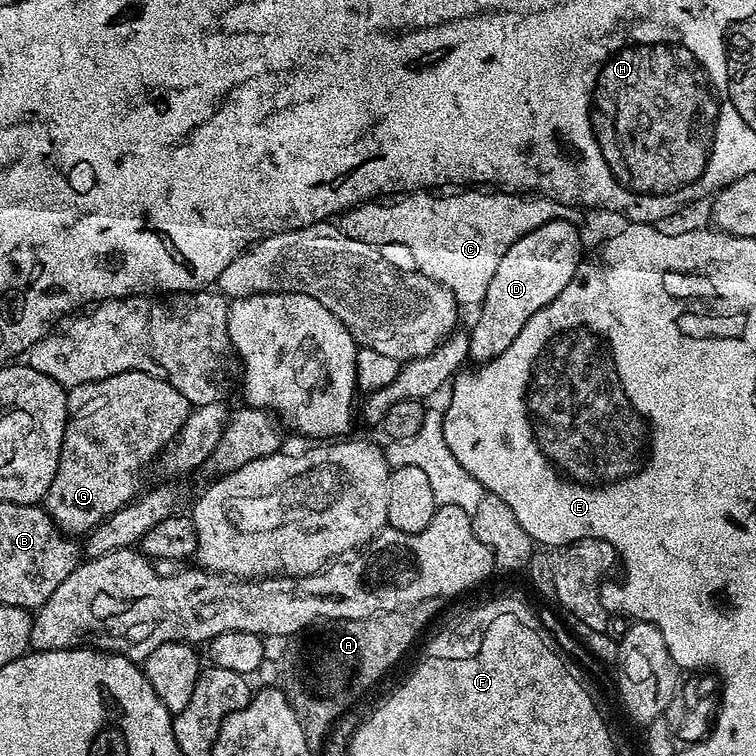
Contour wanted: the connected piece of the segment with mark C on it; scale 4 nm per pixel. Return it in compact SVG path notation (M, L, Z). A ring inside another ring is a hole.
M420 190L415 194L405 195L408 196L405 200L396 200L393 204L361 202L339 217L338 227L350 238L358 238L367 244L401 244L402 247L409 248L412 251L412 260L416 263L413 265L423 276L430 276L439 284L445 284L461 305L476 306L483 300L486 286L490 286L490 278L494 278L494 270L498 270L498 262L502 262L502 254L510 250L514 241L551 220L569 220L571 224L579 225L582 219L579 207L559 204L543 194L513 194L508 190L488 191L492 192L456 192L453 196L432 196L436 194Z

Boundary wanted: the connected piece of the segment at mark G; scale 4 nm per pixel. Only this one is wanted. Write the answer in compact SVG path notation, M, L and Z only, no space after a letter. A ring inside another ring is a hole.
M123 372L110 378L79 384L67 389L68 421L64 427L62 450L58 458L58 470L50 490L44 495L42 504L56 527L65 534L91 533L97 524L117 515L124 505L133 499L136 475L155 461L160 453L172 443L186 422L190 405L170 382L152 376L148 372Z

